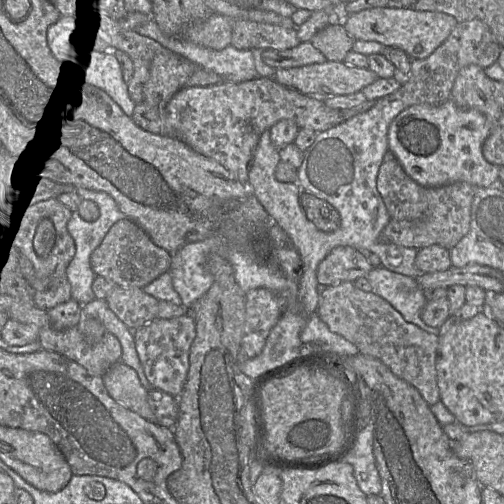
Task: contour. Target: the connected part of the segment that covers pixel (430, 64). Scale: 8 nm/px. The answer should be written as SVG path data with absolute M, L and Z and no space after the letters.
M474 18L460 22L430 56L412 60L408 81L397 91L385 97L390 97L390 100L401 100L407 107L418 104L437 105L443 103L451 99L452 88L461 69L472 64L483 69L491 66L498 60L502 48L488 25L482 20Z

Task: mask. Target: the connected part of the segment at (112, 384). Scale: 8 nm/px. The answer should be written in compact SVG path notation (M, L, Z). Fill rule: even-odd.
M119 361L105 372L103 383L116 402L156 423L156 416L148 403L148 391L142 386L133 368Z

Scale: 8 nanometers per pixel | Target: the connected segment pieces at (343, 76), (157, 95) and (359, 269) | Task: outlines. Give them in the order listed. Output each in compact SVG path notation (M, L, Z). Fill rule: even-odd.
M325 61L320 64L310 64L294 68L278 68L273 74L273 79L281 85L293 88L303 94L328 98L339 95L347 95L362 91L366 86L372 84L377 78L376 73L369 68L350 66L338 61Z
M160 48L153 57L149 67L149 77L143 88L143 100L136 104L132 114L134 122L142 129L161 135L174 136L174 132L166 126L164 108L170 98L185 84L189 77L198 69L193 62L173 53L166 48Z
M338 246L320 262L317 268L318 291L342 282L354 282L367 277L373 266L366 256L351 246Z

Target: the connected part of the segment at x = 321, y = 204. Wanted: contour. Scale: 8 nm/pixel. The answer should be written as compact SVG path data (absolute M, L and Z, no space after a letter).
M301 192L299 197L306 218L317 229L323 232L333 232L340 227L340 213L330 203L306 192Z

